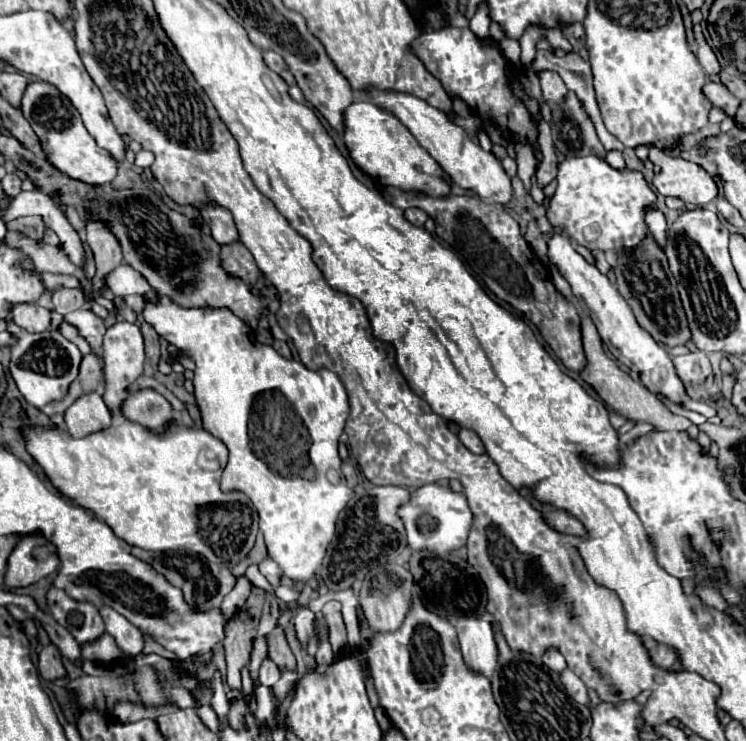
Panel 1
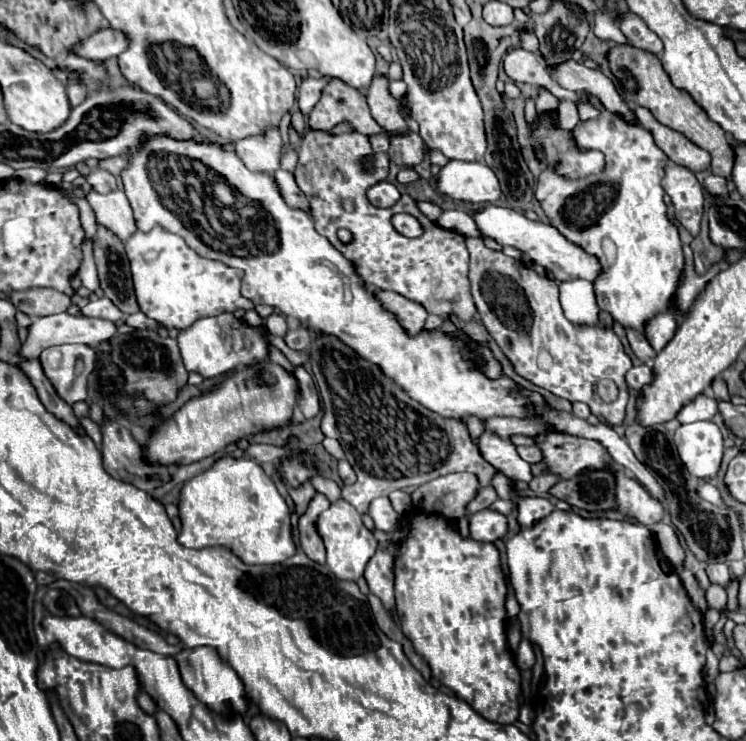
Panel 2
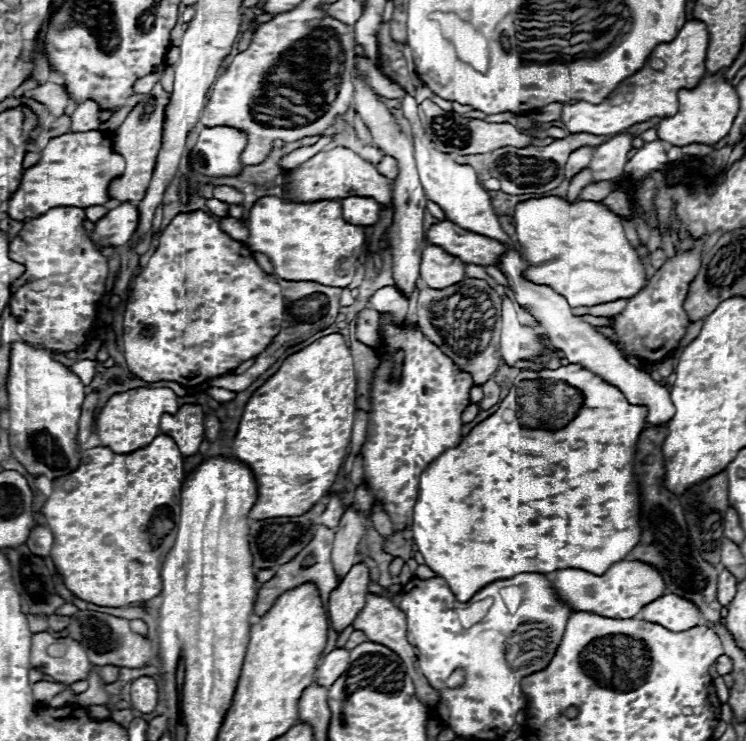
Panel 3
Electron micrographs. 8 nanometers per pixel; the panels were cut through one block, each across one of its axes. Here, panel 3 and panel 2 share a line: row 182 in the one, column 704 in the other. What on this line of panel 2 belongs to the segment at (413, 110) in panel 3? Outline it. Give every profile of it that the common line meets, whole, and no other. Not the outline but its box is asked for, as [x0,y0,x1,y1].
[674,422,724,480]

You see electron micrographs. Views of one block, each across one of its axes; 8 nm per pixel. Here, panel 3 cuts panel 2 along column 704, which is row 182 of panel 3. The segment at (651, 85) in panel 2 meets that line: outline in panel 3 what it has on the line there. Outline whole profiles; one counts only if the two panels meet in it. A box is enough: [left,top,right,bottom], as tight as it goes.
[108,80,170,202]

